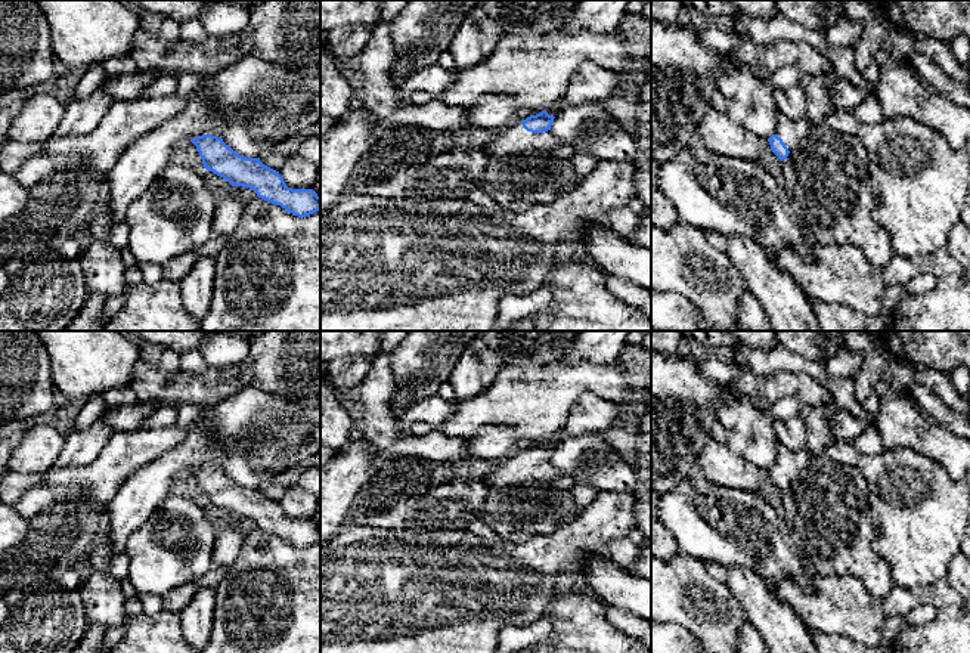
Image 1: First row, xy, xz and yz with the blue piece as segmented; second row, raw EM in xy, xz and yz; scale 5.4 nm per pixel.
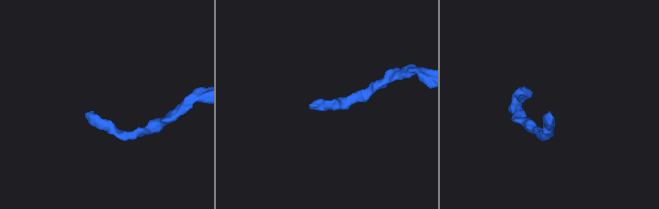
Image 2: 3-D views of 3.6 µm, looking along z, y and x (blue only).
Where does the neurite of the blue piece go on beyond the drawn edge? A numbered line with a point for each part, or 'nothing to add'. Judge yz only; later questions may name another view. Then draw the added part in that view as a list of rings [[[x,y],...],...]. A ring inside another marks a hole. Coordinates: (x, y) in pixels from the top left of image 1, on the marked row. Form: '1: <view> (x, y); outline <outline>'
1: yz (792, 132); outline [[[778,112],[774,134],[782,139],[790,152],[808,136],[809,130],[811,123],[806,118],[790,120]]]

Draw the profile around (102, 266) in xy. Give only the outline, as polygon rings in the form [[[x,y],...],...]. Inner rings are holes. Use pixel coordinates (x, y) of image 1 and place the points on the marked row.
[[[89,238],[78,261],[84,275],[86,293],[97,293],[111,298],[125,291],[125,264],[121,253],[109,242]]]

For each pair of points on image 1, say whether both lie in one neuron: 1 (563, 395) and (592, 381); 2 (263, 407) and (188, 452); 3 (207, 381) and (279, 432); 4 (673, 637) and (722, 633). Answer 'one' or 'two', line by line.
1: one
2: two
3: two
4: two

